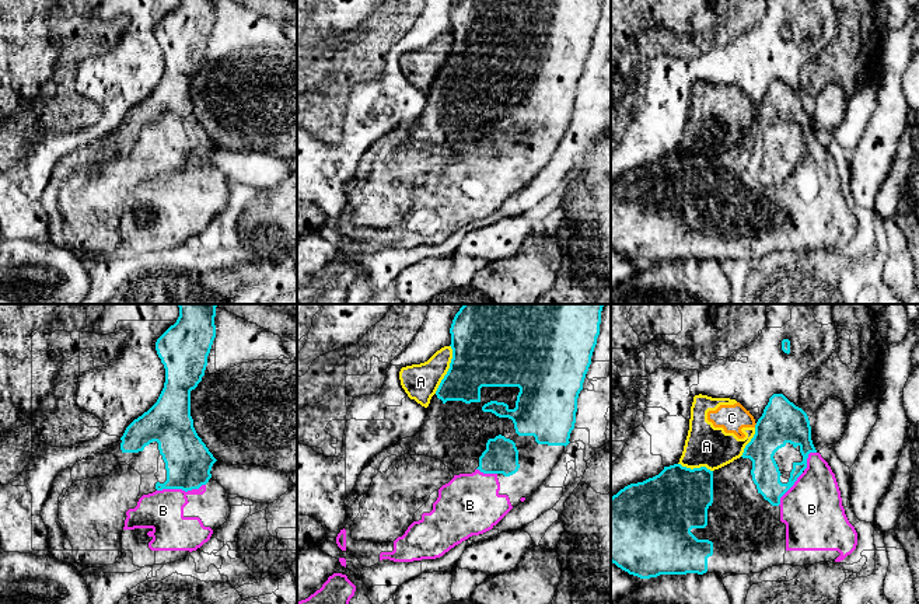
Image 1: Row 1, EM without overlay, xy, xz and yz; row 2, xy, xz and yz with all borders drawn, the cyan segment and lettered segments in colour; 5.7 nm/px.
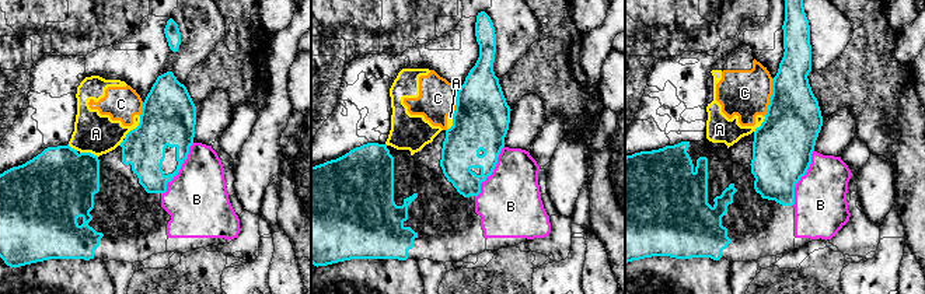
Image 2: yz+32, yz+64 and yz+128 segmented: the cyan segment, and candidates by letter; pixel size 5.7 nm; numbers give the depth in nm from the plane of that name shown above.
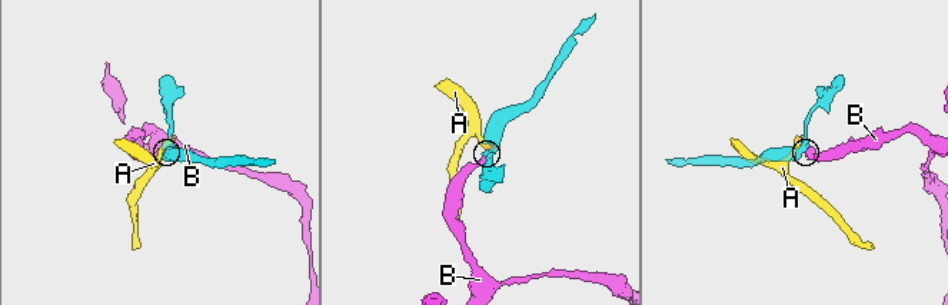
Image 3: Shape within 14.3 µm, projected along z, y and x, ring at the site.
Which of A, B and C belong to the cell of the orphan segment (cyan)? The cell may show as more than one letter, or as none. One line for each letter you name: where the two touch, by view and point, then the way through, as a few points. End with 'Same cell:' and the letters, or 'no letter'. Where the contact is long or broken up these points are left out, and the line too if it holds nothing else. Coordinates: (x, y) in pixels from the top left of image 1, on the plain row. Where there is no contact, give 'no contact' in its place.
B: contact xy (181, 174); way xy (188, 147), (181, 174), (163, 196)
Same cell: B

